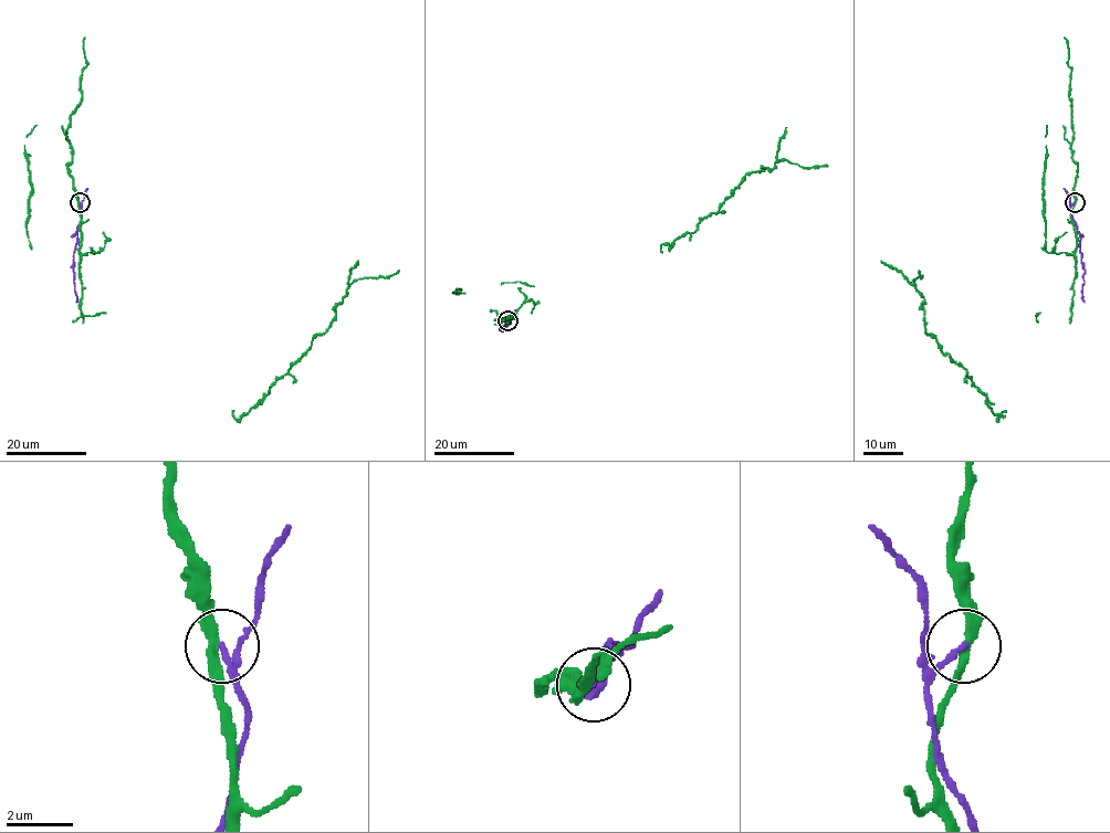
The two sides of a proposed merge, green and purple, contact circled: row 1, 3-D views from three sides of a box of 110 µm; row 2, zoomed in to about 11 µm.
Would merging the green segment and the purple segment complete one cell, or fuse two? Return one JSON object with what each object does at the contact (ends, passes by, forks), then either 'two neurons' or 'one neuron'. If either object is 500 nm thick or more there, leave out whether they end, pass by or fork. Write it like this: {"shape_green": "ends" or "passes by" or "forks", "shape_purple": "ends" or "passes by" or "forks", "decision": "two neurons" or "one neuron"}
{"shape_green": "passes by", "shape_purple": "ends", "decision": "two neurons"}

